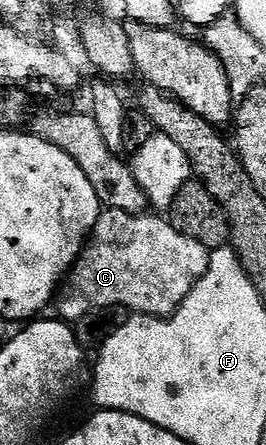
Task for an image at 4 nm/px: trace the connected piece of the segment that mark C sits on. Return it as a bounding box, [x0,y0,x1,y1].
[57,208,211,322]

